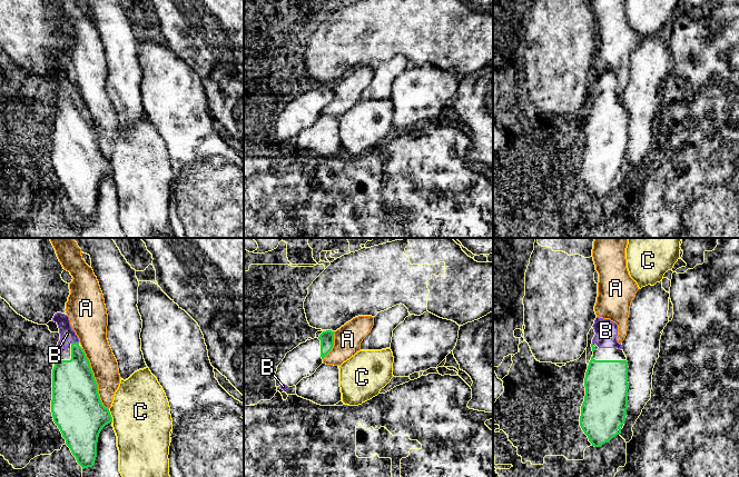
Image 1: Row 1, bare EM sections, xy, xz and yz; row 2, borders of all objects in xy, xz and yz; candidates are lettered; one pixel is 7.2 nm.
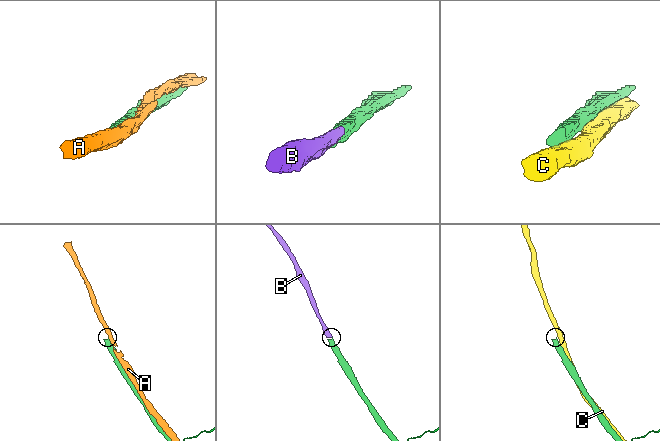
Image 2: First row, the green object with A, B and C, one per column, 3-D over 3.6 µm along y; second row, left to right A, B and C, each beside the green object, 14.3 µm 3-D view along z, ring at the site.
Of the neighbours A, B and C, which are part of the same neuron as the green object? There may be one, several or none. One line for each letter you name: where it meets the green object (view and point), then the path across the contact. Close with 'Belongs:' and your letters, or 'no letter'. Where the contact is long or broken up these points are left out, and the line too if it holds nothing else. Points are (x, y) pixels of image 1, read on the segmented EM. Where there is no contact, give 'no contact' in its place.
B: xy (74, 343) | across xy (75, 377), (76, 348), (74, 343), (67, 334)
Belongs: B

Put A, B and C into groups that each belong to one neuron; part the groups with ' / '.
A / B / C

